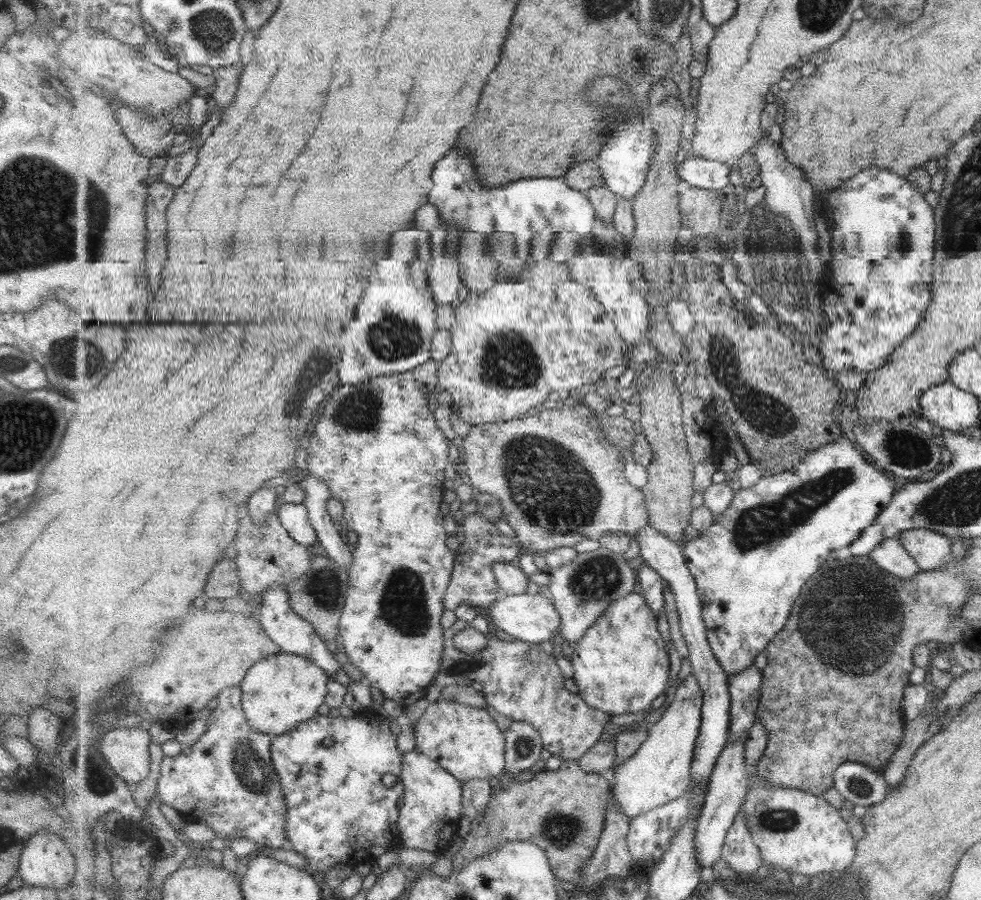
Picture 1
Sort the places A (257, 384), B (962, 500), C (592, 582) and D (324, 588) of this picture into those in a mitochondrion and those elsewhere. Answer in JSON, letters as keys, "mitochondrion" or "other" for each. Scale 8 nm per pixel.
{"A":"other","B":"mitochondrion","C":"mitochondrion","D":"mitochondrion"}

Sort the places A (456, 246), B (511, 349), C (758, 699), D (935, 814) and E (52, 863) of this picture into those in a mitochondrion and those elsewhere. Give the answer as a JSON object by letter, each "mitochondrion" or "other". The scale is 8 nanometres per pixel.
{"A":"other","B":"mitochondrion","C":"other","D":"other","E":"other"}

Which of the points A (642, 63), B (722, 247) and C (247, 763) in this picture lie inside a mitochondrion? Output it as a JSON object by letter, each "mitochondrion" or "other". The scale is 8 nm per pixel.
{"A":"mitochondrion","B":"other","C":"mitochondrion"}

